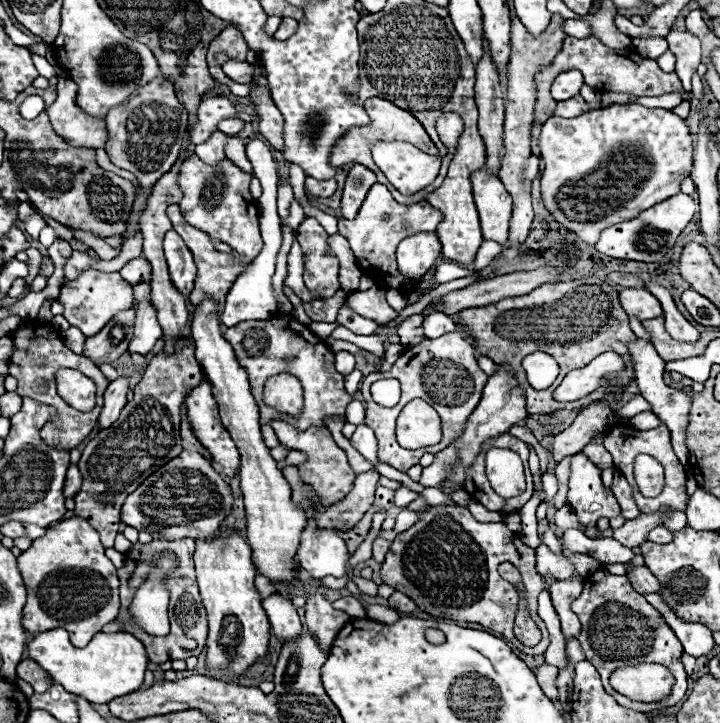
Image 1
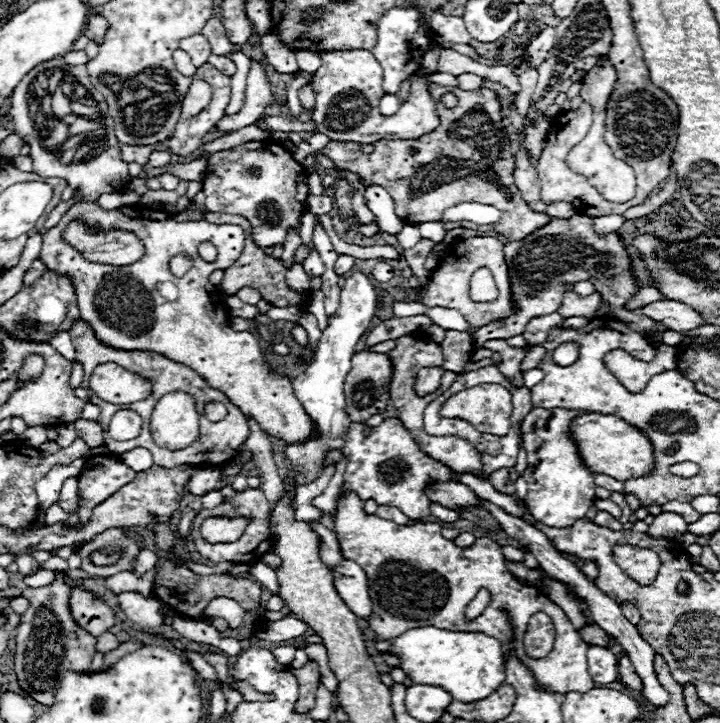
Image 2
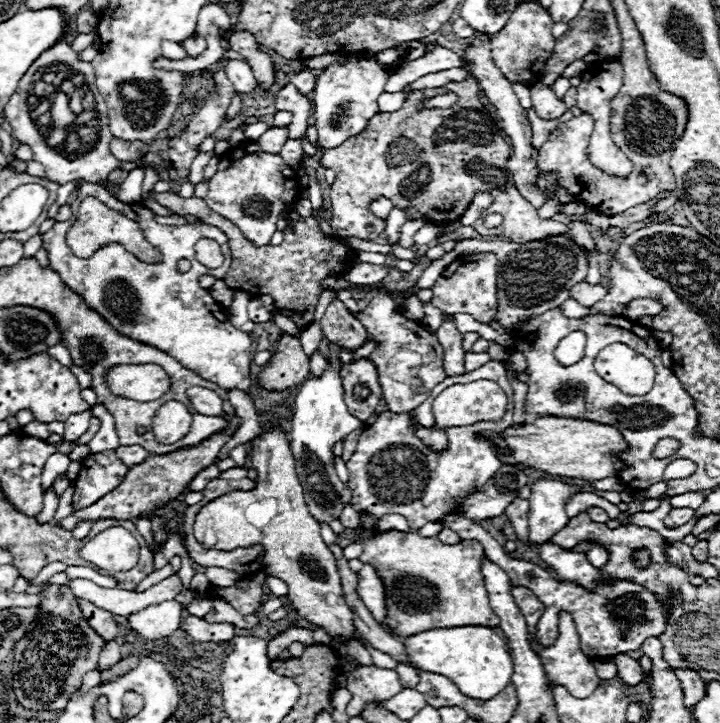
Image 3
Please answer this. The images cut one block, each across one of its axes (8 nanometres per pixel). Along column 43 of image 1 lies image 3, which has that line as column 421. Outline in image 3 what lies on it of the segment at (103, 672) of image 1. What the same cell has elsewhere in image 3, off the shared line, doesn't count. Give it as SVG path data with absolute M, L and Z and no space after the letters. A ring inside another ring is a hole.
M458 626L436 628L404 638L408 656L416 668L450 678L464 696L478 700L490 700L496 692L504 690L512 678L512 658L508 652L502 630L488 626Z

